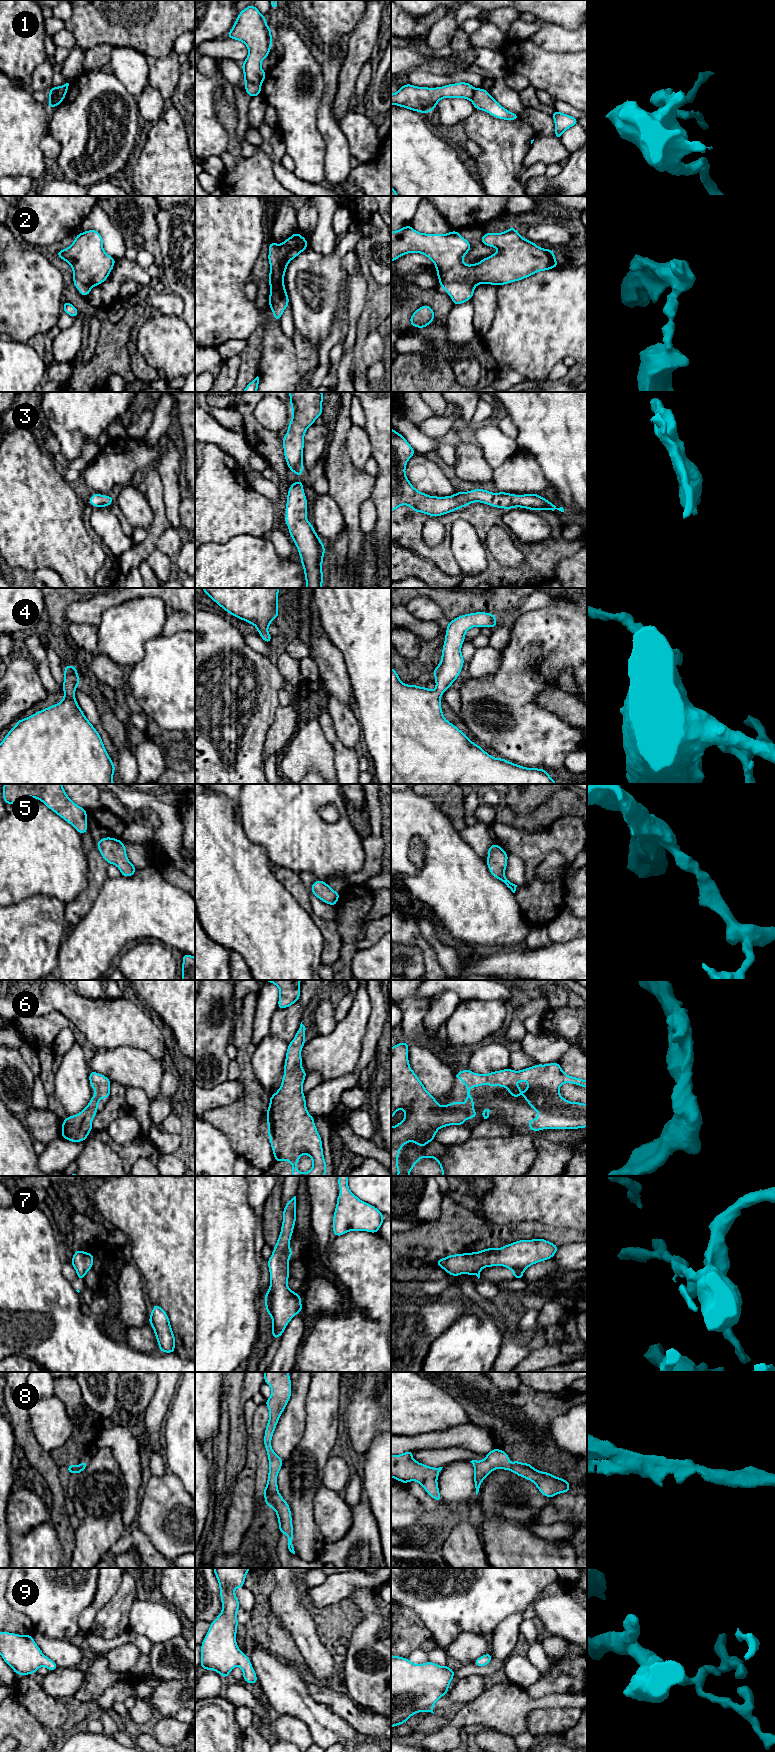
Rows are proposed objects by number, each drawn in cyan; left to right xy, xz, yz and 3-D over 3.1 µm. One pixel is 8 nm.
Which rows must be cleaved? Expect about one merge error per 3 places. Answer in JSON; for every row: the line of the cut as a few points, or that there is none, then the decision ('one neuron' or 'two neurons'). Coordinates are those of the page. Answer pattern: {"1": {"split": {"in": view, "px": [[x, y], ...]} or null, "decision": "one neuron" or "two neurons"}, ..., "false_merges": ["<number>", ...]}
{"1": {"split": {"in": "xz", "px": [[245, 81], [251, 81], [260, 86]]}, "decision": "two neurons"}, "2": {"split": {"in": "yz", "px": [[439, 279], [445, 281], [465, 281], [474, 286]]}, "decision": "two neurons"}, "3": {"split": null, "decision": "one neuron"}, "4": {"split": null, "decision": "one neuron"}, "5": {"split": null, "decision": "one neuron"}, "6": {"split": null, "decision": "one neuron"}, "7": {"split": null, "decision": "one neuron"}, "8": {"split": null, "decision": "one neuron"}, "9": {"split": null, "decision": "one neuron"}, "false_merges": ["1", "2"]}

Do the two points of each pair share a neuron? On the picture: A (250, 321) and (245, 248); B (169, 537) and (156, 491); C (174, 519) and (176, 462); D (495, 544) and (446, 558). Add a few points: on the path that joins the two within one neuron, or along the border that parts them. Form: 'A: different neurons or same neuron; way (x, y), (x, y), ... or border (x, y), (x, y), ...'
A: same neuron; way (236, 303), (236, 266)
B: different neurons; border (171, 526), (161, 534), (155, 547)
C: same neuron; way (172, 505), (171, 476)
D: different neurons; border (493, 525), (487, 534), (486, 545), (501, 566)

